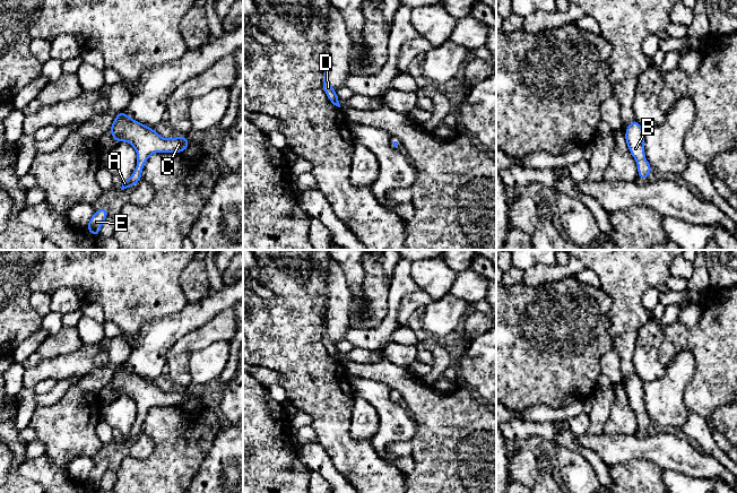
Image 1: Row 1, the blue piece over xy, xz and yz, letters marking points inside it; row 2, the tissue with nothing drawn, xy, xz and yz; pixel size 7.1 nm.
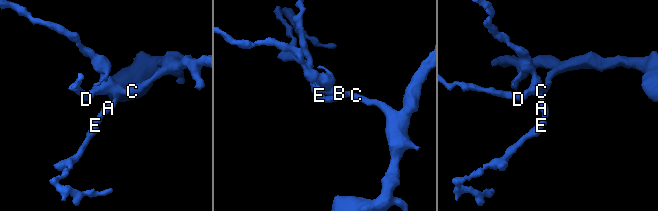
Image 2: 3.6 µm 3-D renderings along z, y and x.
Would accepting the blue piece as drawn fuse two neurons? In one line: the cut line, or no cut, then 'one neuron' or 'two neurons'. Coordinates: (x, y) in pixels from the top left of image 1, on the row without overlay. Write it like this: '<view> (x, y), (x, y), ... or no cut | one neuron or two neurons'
no cut | one neuron

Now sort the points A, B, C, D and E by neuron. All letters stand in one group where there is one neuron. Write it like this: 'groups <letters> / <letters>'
groups A B C D E

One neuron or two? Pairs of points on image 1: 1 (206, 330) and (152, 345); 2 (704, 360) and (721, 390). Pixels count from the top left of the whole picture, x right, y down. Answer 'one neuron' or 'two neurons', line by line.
1: two neurons
2: one neuron

